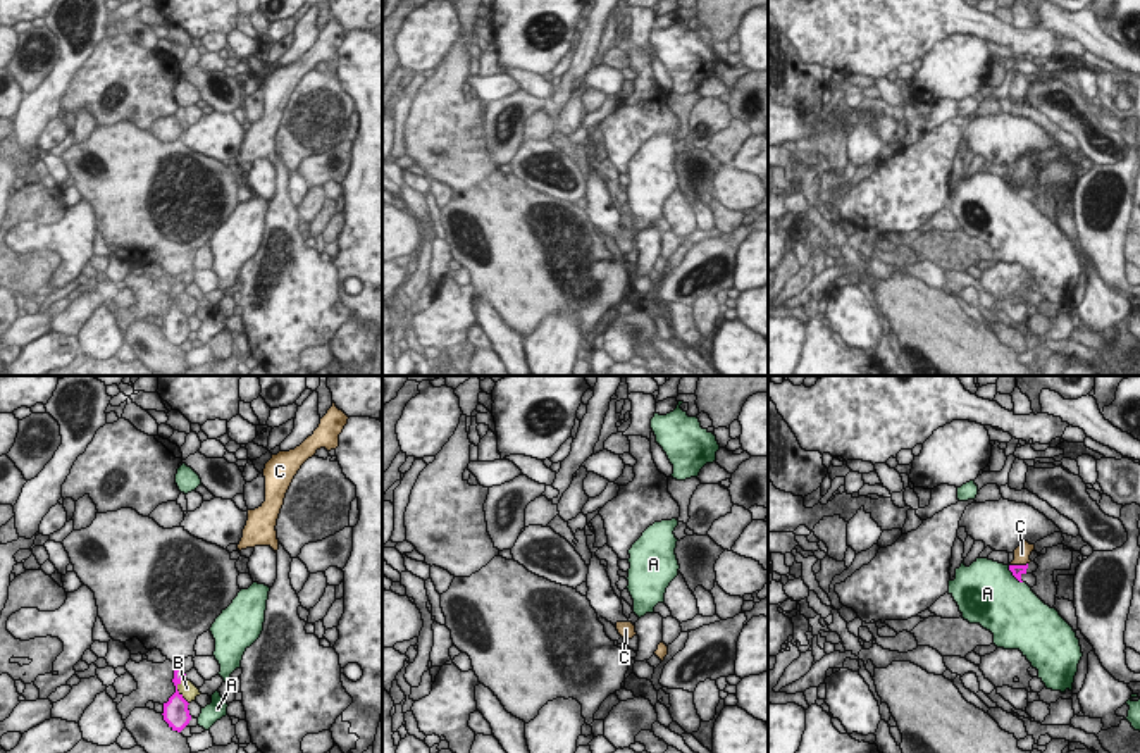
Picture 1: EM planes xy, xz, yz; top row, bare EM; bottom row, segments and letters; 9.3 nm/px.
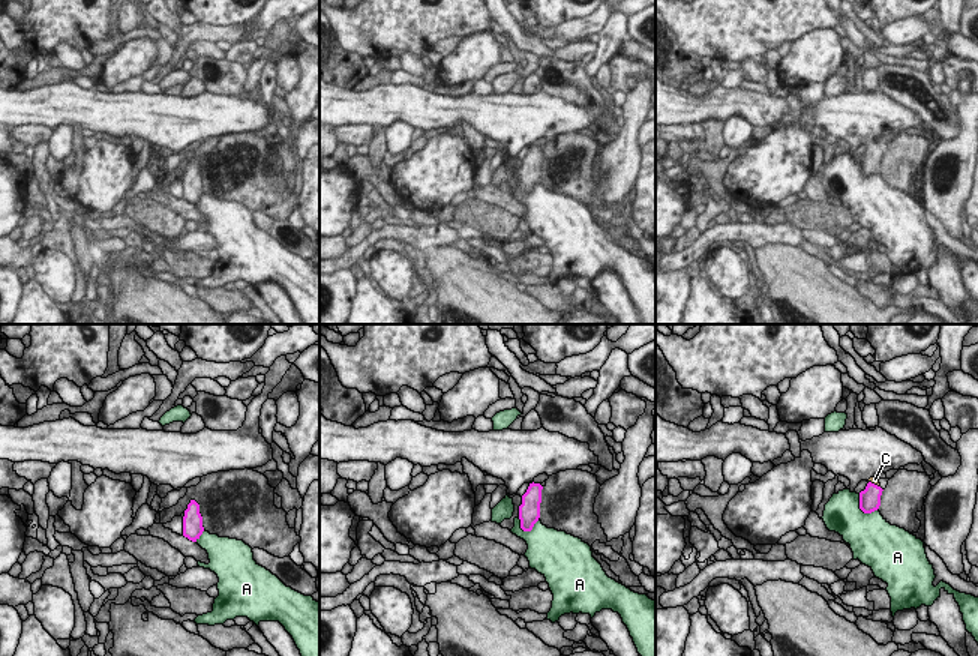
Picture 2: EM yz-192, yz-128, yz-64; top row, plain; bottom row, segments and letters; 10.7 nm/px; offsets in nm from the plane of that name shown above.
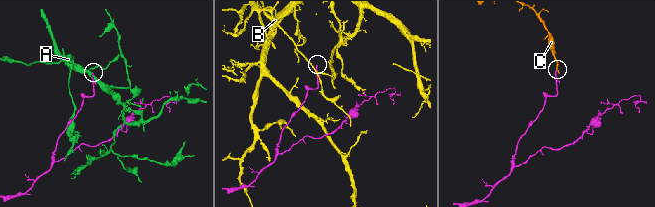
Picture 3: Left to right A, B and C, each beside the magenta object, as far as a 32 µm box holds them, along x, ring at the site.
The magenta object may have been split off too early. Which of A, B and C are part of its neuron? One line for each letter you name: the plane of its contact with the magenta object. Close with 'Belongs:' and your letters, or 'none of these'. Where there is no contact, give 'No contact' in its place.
C: Touches magenta in yz
Belongs: C

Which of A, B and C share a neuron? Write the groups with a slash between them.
A / B / C

